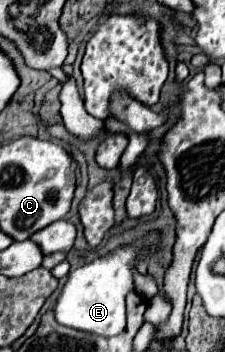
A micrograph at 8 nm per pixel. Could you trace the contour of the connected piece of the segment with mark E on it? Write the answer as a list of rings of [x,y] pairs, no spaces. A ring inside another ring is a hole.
[[[154,229],[146,233],[144,237],[138,237],[130,245],[120,245],[112,253],[94,259],[92,263],[86,263],[72,271],[68,275],[68,281],[56,301],[56,321],[60,325],[92,333],[92,335],[118,335],[126,327],[124,323],[124,313],[126,313],[126,295],[134,289],[134,277],[136,277],[136,267],[138,263],[148,257],[148,255],[160,255],[162,251],[162,231]]]

